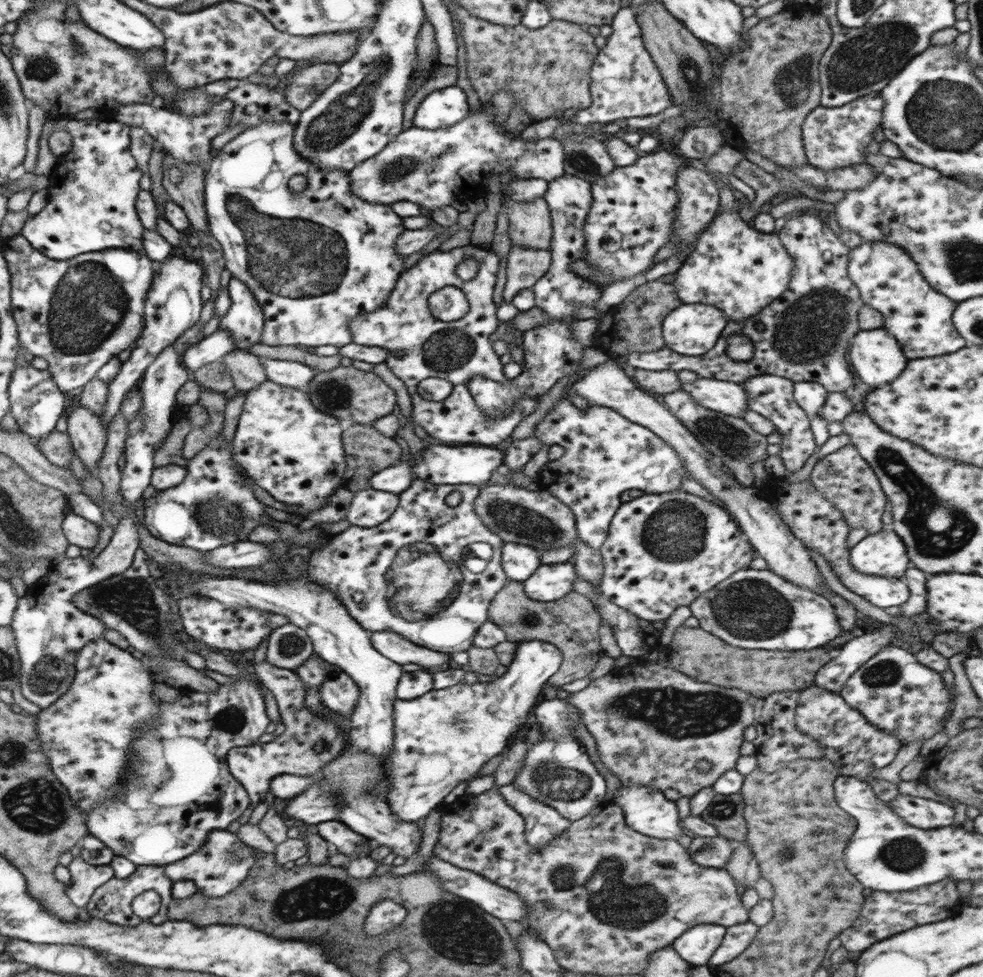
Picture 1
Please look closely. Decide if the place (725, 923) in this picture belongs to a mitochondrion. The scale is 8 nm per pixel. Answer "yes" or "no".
no

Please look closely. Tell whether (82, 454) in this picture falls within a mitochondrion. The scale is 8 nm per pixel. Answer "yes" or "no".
no

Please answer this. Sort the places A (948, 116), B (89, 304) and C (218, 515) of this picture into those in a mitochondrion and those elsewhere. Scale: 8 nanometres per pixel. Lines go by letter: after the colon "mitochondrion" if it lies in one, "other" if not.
A: mitochondrion
B: mitochondrion
C: mitochondrion

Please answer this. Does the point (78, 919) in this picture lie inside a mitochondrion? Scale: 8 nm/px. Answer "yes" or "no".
no

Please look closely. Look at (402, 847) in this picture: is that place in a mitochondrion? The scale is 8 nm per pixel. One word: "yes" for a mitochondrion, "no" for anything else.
no

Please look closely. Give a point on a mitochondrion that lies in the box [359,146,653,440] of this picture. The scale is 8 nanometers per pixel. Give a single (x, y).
(447, 349)

